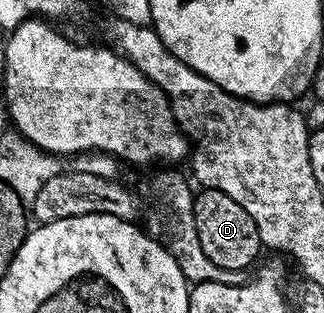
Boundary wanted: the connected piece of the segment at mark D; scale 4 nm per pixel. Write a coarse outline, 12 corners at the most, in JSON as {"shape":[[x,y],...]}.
{"shape":[[229,193],[195,195],[201,249],[242,273],[263,247],[257,225]]}

